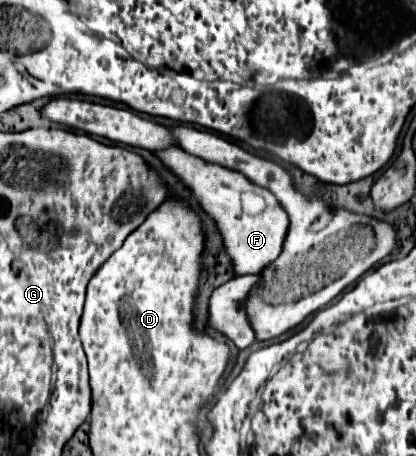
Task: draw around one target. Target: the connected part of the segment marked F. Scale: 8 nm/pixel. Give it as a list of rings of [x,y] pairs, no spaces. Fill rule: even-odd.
[[[169,146],[161,152],[155,152],[155,156],[193,192],[193,196],[197,198],[205,214],[209,214],[215,220],[223,236],[223,246],[233,264],[235,276],[237,274],[259,274],[267,264],[271,264],[281,254],[281,246],[287,234],[289,220],[287,220],[285,210],[281,208],[281,204],[275,200],[275,196],[269,190],[255,186],[239,172],[227,170],[217,164],[205,164],[205,160],[199,160],[197,156],[191,156],[177,146]],[[247,190],[261,194],[267,200],[267,208],[257,216],[249,216],[241,210],[241,194]]]

